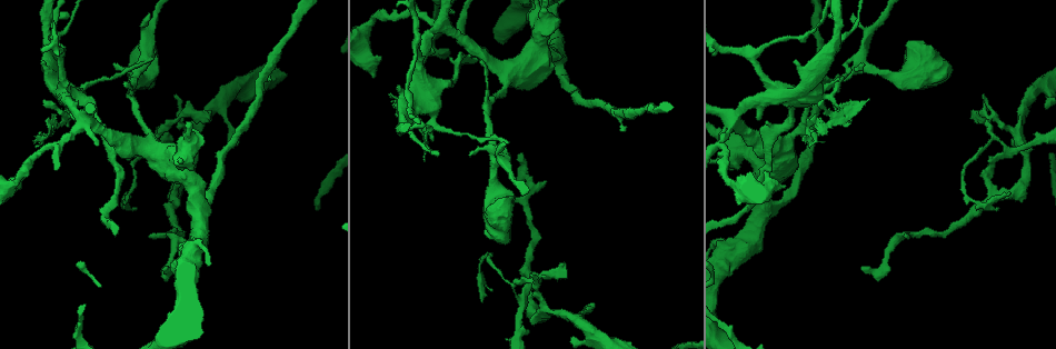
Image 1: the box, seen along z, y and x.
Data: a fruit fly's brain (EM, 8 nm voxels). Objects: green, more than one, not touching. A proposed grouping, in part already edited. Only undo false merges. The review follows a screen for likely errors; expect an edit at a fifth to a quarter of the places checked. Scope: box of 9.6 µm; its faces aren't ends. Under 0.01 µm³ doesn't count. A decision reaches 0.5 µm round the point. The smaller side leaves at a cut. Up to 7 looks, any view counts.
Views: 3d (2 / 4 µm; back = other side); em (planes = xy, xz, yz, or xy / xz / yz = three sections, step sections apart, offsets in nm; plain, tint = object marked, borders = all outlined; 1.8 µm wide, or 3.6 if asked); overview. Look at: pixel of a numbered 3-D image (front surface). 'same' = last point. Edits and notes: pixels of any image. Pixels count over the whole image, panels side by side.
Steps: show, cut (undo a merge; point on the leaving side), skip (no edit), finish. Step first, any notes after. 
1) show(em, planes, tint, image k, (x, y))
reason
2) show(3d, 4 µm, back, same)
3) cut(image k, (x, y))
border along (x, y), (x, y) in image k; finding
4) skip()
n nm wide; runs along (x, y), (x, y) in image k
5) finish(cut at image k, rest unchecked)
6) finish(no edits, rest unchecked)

show(3d, 4 µm, image 1, (541, 32))
thick turns thin

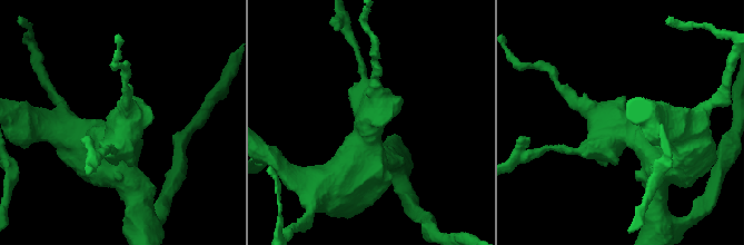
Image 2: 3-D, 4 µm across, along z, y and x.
show(em, 3.6 µm, planes, tint, image 2, (618, 130))
now the EM

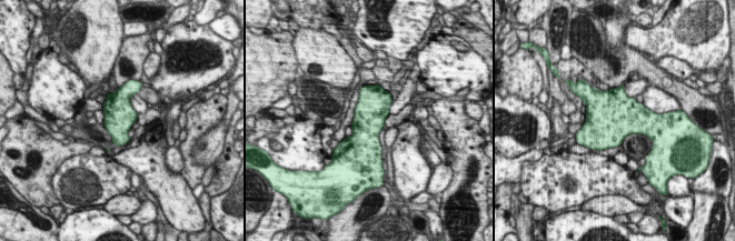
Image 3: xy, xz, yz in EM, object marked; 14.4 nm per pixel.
skip()
440 nm wide; one neuron here

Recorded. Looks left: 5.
show(em, xz, step 16, tint, image 1, (735, 120))
abrupt turn

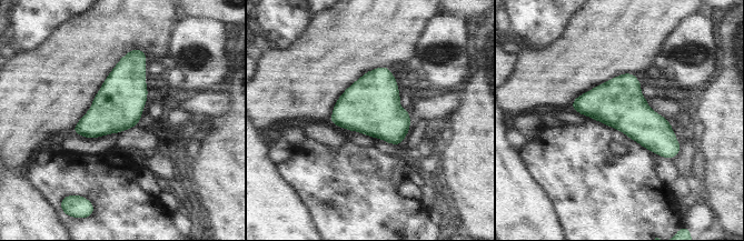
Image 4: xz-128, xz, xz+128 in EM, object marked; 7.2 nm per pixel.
skip()
all the same neuron

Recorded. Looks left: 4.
show(3d, 4 µm, image 1, (790, 93))
calibre changes

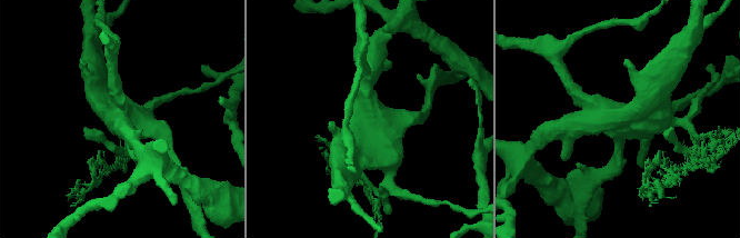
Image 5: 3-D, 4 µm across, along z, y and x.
show(em, yz, step 4, tint, image 5, (365, 115))
4 arms

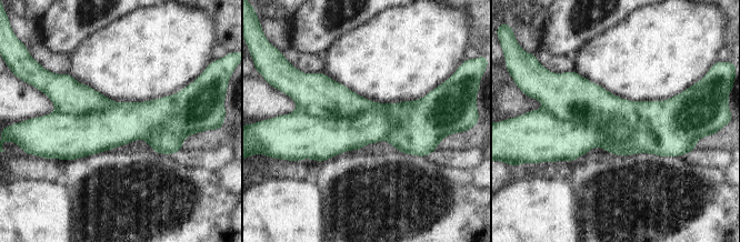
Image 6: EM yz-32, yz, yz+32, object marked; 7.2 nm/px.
show(em, planes, tint, same)

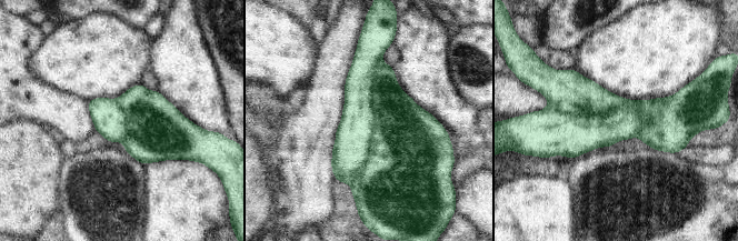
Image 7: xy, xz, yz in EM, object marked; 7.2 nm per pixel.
cut(image 7, (576, 94))
border along (549, 106), (658, 117) in image 7; a second neuron is stuck on

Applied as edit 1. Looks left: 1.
finish(cut at image 7, rest unchecked)

